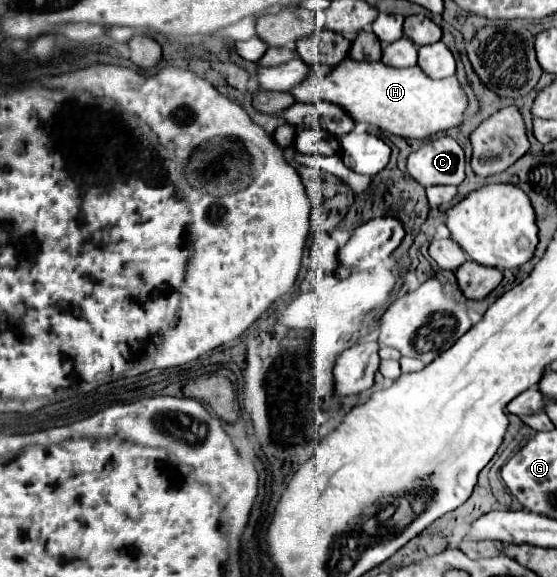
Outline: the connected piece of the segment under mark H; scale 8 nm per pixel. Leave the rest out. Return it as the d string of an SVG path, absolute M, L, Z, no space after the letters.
M347 58L323 78L309 76L295 86L291 94L297 102L327 100L339 104L351 114L351 118L355 118L355 122L377 124L381 130L413 140L427 140L461 126L463 112L467 110L467 94L457 76L435 80L427 78L427 74L415 74L415 70L419 70L419 66L393 68L383 62L355 62Z

